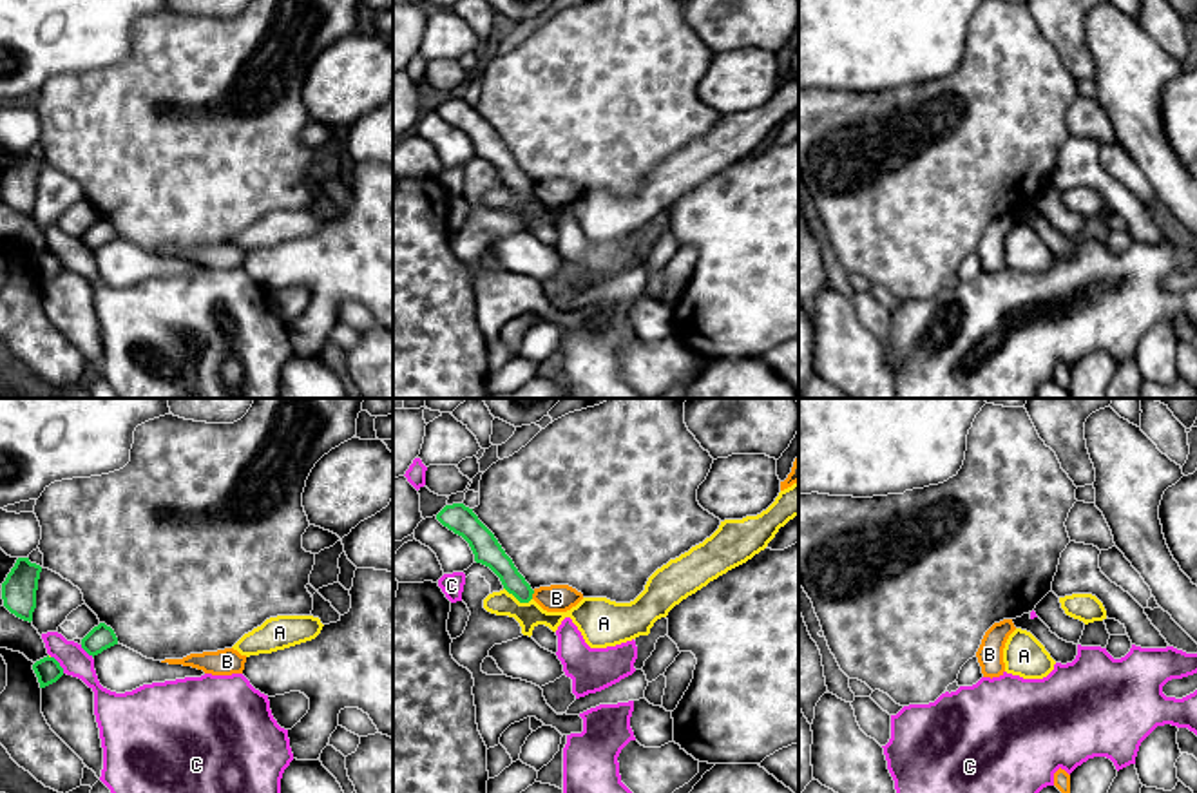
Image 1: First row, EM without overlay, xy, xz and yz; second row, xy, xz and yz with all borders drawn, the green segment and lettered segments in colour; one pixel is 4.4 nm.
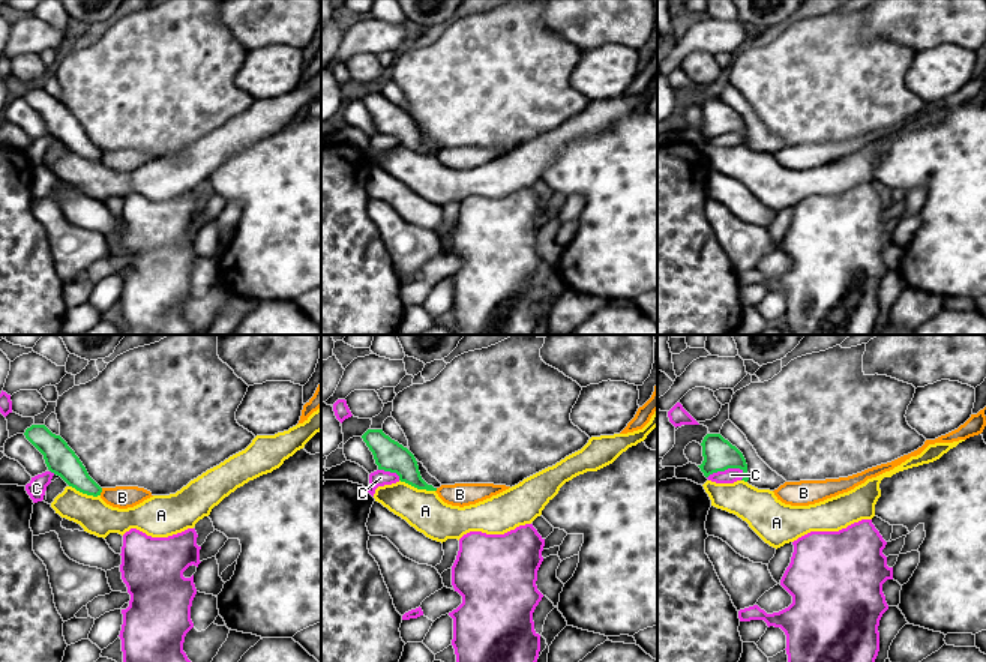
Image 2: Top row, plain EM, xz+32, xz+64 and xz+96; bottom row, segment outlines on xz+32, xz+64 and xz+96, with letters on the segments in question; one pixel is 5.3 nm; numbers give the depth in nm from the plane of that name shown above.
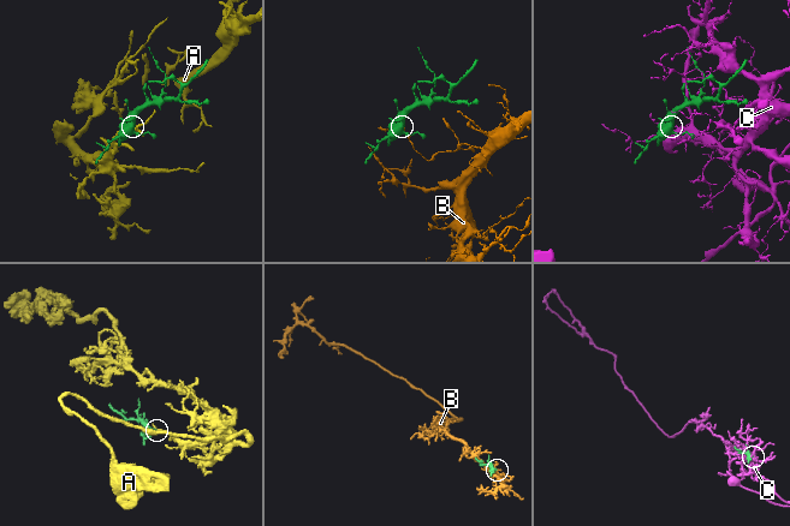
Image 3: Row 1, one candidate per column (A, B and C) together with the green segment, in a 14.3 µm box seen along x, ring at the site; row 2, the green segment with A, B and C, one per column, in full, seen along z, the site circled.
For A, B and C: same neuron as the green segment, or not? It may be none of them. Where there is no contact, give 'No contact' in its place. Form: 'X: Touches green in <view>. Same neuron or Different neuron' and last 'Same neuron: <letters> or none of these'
A: Touches green in xz. Different neuron
B: Touches green in xz. Different neuron
C: Touches green in xy. Different neuron
Same neuron: none of these

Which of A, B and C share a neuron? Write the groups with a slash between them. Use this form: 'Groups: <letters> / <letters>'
Groups: A / B / C

